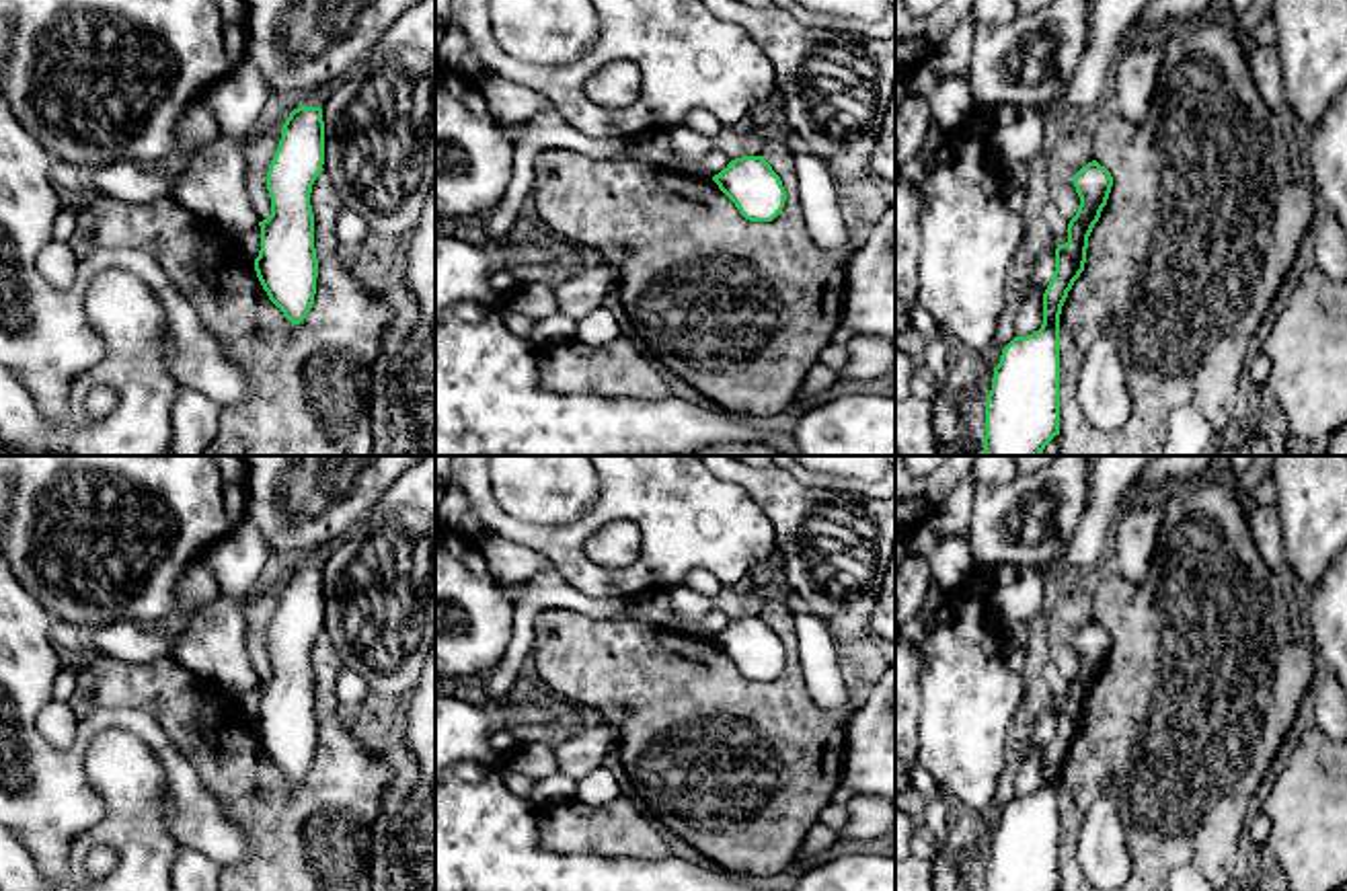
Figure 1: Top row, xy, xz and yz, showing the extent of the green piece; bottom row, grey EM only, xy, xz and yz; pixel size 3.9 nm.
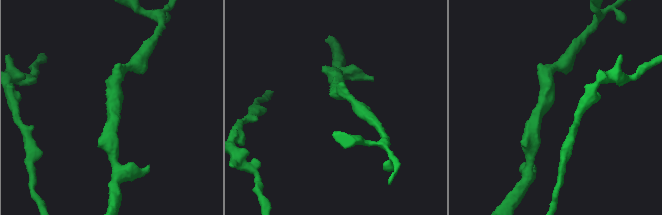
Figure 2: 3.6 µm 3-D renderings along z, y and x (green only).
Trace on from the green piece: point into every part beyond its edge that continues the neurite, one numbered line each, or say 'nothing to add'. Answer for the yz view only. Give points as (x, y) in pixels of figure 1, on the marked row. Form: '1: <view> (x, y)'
nothing to add

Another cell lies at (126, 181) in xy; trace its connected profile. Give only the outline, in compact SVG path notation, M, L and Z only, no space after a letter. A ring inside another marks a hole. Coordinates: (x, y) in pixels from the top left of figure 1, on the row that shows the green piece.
M129 162L84 168L82 179L105 195L129 201L150 203L175 197L177 172L150 172Z

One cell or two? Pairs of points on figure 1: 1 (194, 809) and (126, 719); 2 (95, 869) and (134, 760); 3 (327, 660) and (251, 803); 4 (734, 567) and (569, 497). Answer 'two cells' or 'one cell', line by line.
1: one cell
2: two cells
3: one cell
4: two cells

